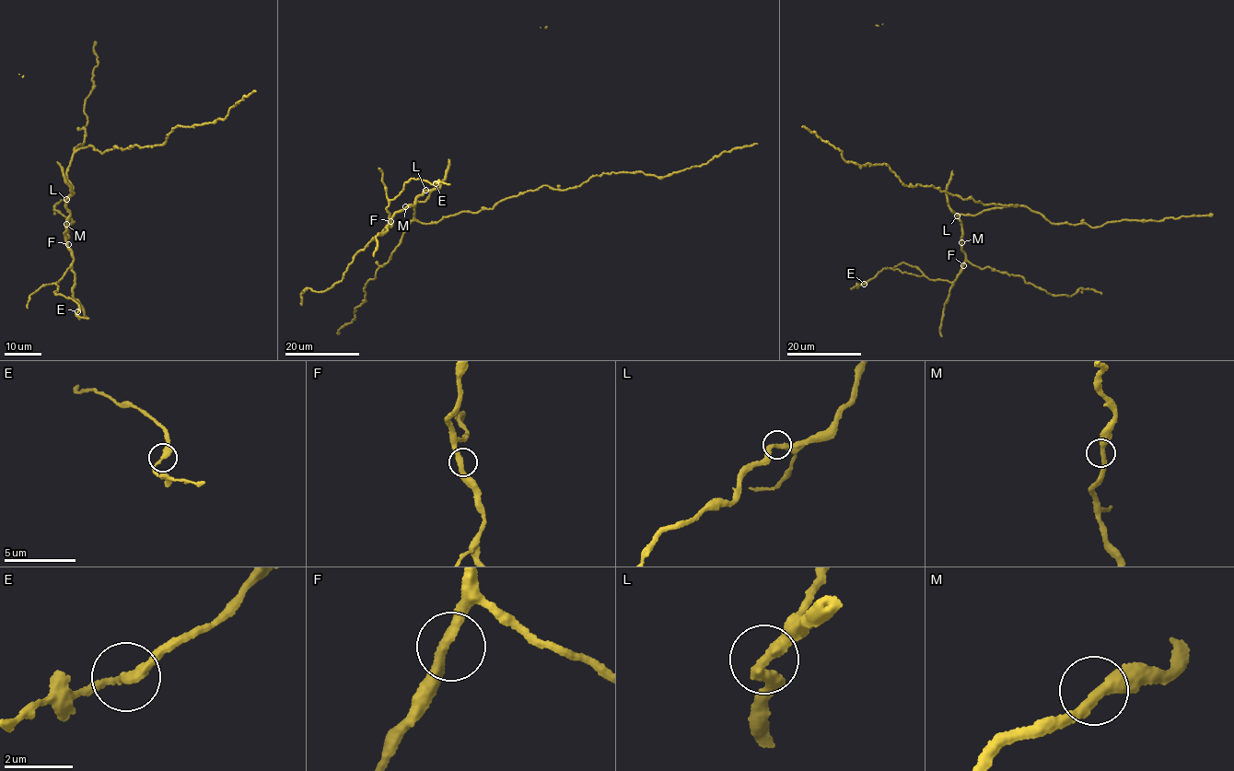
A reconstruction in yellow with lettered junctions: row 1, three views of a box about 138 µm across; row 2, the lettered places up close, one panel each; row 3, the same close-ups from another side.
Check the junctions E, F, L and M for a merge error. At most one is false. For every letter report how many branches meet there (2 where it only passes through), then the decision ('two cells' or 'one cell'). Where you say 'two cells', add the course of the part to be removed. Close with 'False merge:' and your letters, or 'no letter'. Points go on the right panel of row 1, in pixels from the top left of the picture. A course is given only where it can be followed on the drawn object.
E: 2 branches meet; one cell
F: 2 branches meet; one cell
L: 2 branches meet; one cell
M: 2 branches meet; one cell
False merge: no letter

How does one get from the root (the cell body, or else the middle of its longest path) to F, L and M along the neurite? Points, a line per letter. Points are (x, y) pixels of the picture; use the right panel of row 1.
F: (989, 204), (1017, 205), (958, 216), (962, 229), (963, 265)
L: (989, 204), (1017, 205), (957, 216)
M: (989, 204), (1017, 205), (958, 216), (962, 229), (961, 242)

